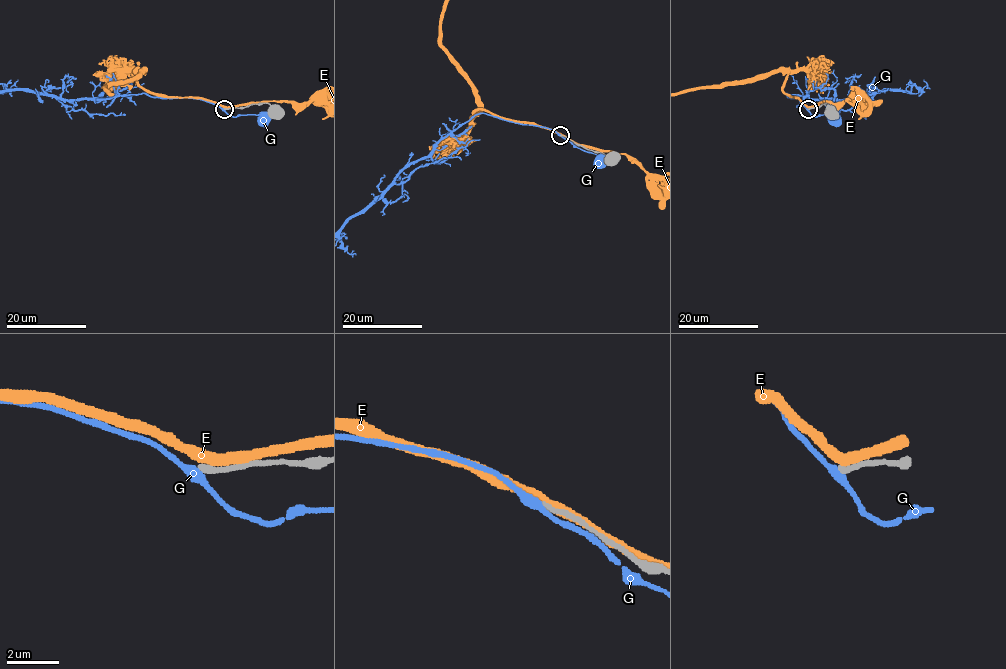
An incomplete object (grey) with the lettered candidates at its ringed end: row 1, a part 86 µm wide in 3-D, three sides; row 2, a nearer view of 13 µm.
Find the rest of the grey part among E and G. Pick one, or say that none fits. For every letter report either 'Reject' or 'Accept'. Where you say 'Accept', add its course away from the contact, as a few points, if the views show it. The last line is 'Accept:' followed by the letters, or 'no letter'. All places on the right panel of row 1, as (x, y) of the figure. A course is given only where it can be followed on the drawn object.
E: Reject
G: Reject
Accept: no letter

